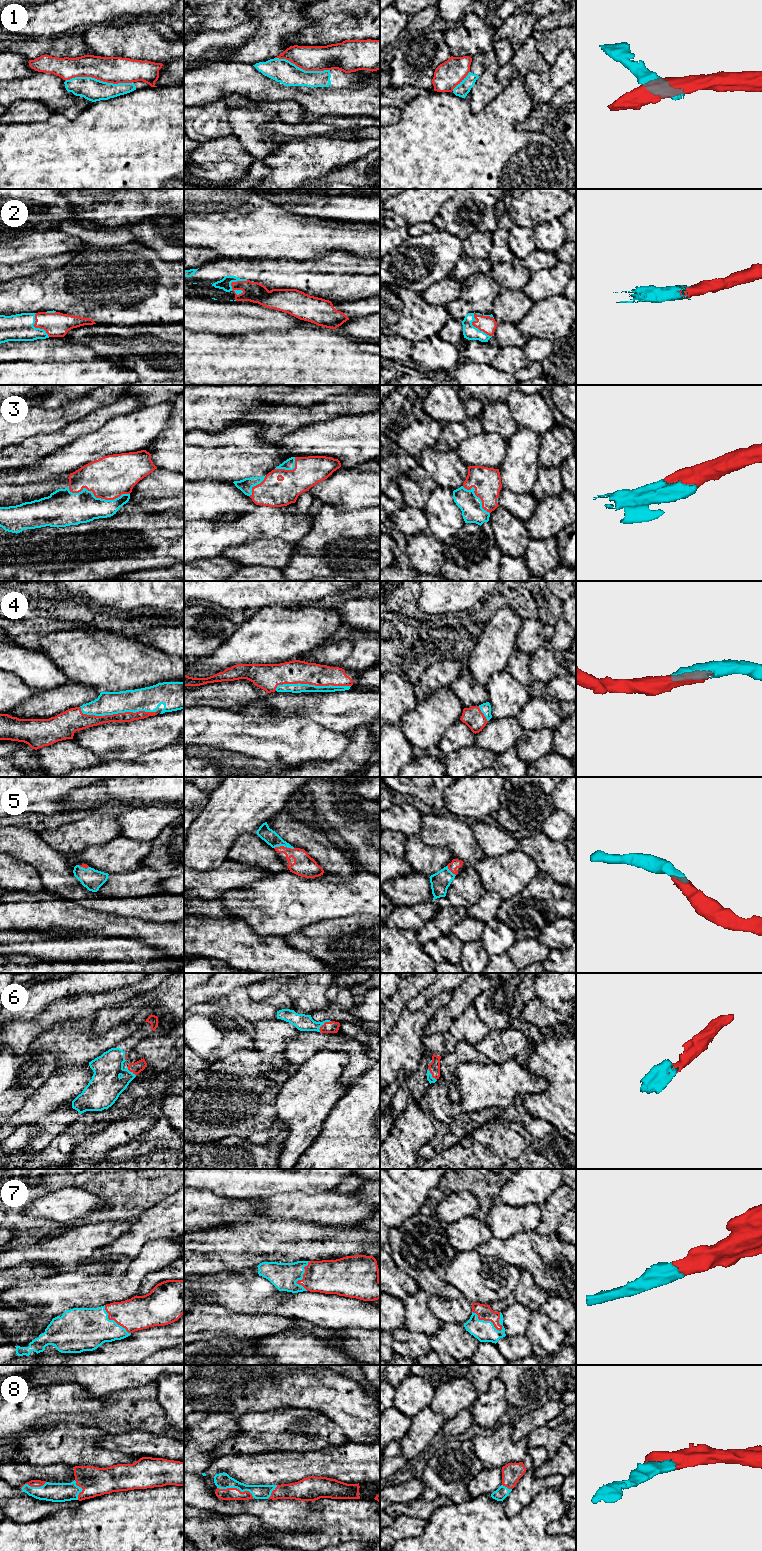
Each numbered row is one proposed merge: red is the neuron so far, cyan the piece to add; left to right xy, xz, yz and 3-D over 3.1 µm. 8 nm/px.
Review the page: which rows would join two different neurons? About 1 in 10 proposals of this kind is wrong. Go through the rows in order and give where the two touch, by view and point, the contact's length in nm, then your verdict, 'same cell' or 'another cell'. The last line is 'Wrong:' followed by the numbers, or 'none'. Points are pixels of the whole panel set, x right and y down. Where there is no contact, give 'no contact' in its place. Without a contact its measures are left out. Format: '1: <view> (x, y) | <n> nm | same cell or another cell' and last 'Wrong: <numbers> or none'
1: xy (99, 79) | 550 nm | another cell
2: yz (477, 327) | 240 nm | same cell
3: xy (97, 497) | 500 nm | same cell
4: xy (116, 714) | 600 nm | same cell
5: xz (283, 846) | 170 nm | same cell
6: xz (324, 1024) | 130 nm | same cell
7: yz (487, 1320) | 280 nm | same cell
8: xz (236, 1488) | 300 nm | same cell
Wrong: 1

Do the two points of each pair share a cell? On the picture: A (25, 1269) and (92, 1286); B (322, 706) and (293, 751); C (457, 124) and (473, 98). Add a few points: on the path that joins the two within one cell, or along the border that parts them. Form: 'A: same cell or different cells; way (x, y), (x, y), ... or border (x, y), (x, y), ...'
A: different cells; border (55, 1273), (40, 1279)
B: different cells; border (290, 718), (312, 720), (334, 732)
C: different cells; border (464, 98), (473, 112), (480, 111), (491, 100)

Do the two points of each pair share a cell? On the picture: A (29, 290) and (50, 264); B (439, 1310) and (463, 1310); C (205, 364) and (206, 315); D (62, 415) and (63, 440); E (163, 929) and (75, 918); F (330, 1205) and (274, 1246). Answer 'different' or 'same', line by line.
A: different
B: same
C: different
D: different
E: same
F: different

